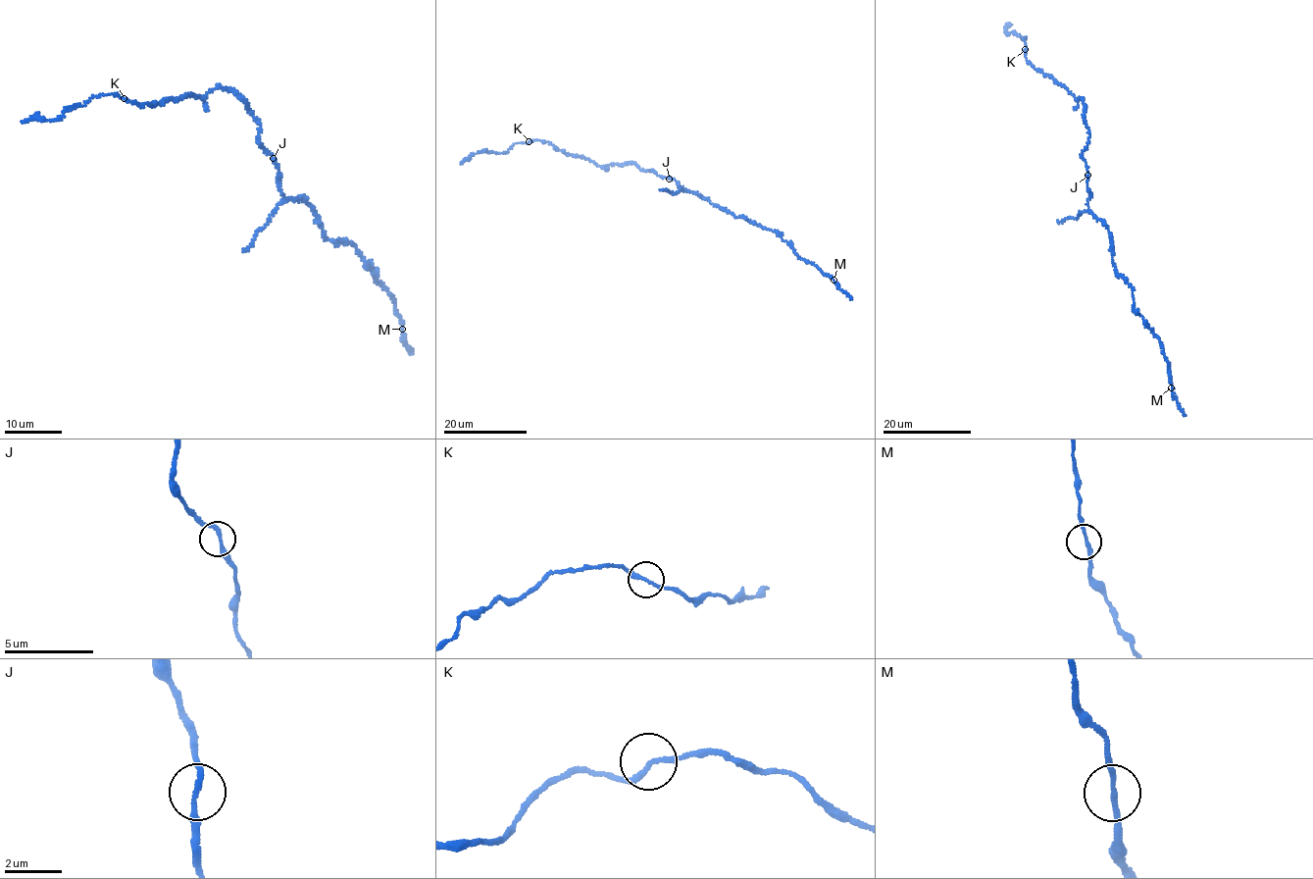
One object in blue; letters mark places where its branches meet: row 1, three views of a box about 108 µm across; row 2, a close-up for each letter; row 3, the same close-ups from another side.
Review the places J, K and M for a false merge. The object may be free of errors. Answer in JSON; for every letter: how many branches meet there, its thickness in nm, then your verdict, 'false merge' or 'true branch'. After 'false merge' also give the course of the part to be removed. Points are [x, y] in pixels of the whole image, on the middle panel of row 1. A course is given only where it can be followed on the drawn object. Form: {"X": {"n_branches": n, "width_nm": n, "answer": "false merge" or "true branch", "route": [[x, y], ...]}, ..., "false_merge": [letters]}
{"J": {"n_branches": 2, "width_nm": 190, "answer": "true branch"}, "K": {"n_branches": 2, "width_nm": 190, "answer": "true branch"}, "M": {"n_branches": 2, "width_nm": 170, "answer": "true branch"}, "false_merge": []}

